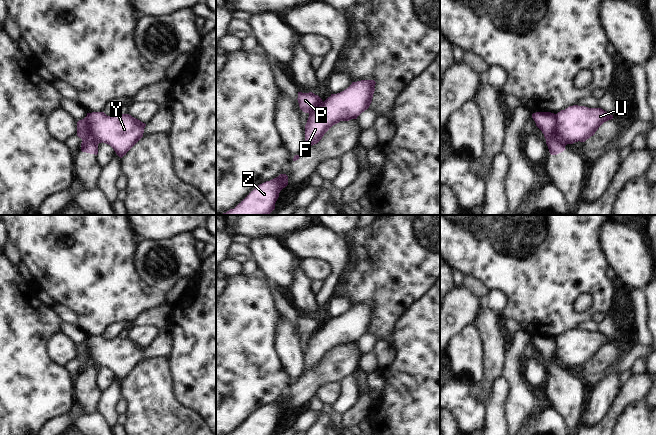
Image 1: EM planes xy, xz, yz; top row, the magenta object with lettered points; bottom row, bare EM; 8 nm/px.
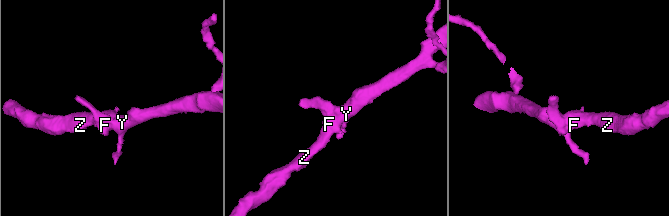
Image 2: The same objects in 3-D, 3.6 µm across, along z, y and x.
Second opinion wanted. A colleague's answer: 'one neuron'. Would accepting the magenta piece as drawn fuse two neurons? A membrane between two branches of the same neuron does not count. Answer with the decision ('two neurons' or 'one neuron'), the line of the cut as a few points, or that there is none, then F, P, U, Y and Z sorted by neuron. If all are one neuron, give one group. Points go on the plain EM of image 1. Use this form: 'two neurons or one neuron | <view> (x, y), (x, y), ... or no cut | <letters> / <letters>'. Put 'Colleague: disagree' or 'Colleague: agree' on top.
Colleague: disagree
two neurons | yz (555, 338), (557, 359), (565, 369) | F U Y Z / P

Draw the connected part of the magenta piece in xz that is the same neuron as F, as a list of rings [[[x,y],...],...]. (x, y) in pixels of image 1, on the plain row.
[[[374,304],[352,306],[347,313],[331,318],[318,333],[309,337],[305,349],[304,373],[294,380],[293,385],[298,384],[312,369],[317,368],[333,349],[340,345],[357,343],[367,334],[372,326],[375,308]]]

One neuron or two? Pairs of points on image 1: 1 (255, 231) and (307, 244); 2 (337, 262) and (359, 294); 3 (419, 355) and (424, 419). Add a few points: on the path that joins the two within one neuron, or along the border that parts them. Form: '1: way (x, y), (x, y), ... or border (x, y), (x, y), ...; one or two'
1: border (305, 228), (295, 230), (283, 238); two
2: border (349, 263), (342, 275); two
3: way (422, 371), (424, 403); one

